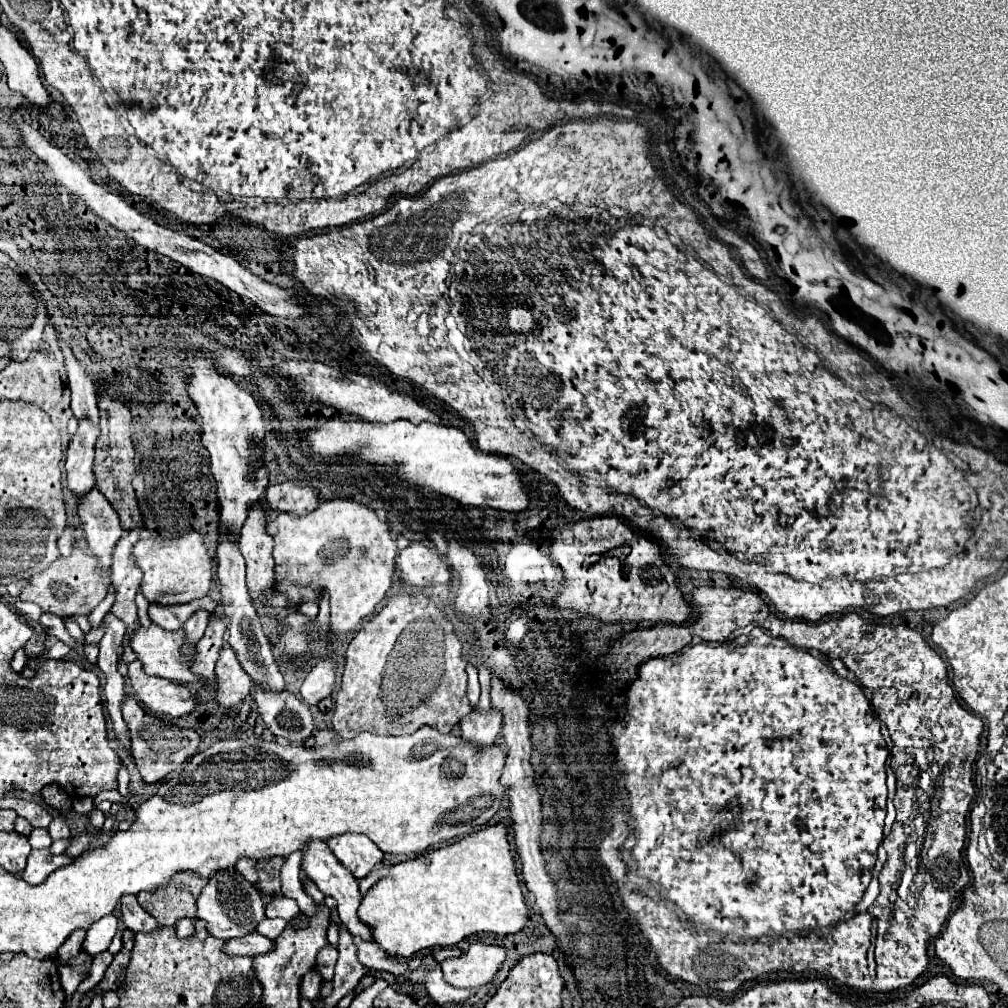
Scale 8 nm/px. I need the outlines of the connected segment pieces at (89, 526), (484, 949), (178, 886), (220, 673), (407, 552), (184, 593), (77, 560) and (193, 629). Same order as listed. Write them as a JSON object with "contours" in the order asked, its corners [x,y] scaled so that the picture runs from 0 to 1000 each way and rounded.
{"contours":[[[[92,483],[78,495],[78,513],[90,549],[100,561],[110,561],[110,547],[122,529],[118,509],[110,503],[104,491]]],[[[469,936],[457,949],[443,951],[438,955],[439,969],[449,979],[467,981],[483,977],[501,953],[501,947],[501,939]]],[[[176,866],[160,882],[138,886],[136,892],[158,918],[172,920],[178,912],[195,910],[195,890],[205,876],[207,872],[193,866]]],[[[227,640],[219,644],[217,656],[213,660],[213,670],[215,670],[215,686],[217,686],[215,695],[219,701],[229,703],[249,688],[251,676],[241,666],[239,658],[235,656],[235,650]]],[[[408,539],[394,551],[396,574],[400,580],[439,580],[447,576],[447,564],[434,547],[426,545],[420,539]]],[[[188,527],[176,535],[140,535],[132,545],[142,566],[140,588],[148,598],[184,600],[205,590],[211,572],[211,555],[197,527]]],[[[74,543],[68,553],[59,553],[43,568],[33,570],[29,578],[21,584],[19,594],[33,596],[45,608],[53,608],[59,612],[88,610],[104,594],[108,582],[110,582],[108,564],[100,564],[100,561],[96,561],[96,555],[90,549]]],[[[199,604],[199,606],[193,606],[193,608],[184,616],[184,620],[182,620],[182,624],[184,624],[184,628],[186,628],[184,640],[182,640],[182,648],[184,648],[184,650],[186,650],[188,644],[201,632],[205,618],[207,618],[207,608],[201,606],[201,604]]]]}

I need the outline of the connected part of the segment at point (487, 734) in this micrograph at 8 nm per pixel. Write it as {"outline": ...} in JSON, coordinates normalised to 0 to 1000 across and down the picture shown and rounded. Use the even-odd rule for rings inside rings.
{"outline":[[[489,701],[481,707],[475,703],[469,703],[455,717],[457,719],[457,731],[475,739],[477,743],[485,741],[491,737],[495,725],[497,725],[497,717],[499,717],[499,711]]]}

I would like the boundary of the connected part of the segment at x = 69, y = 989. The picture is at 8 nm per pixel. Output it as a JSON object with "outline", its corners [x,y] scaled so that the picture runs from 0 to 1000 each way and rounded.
{"outline":[[[61,957],[59,959],[59,969],[61,969],[61,977],[63,977],[64,985],[70,989],[80,975],[80,963],[74,961],[74,959],[68,959],[68,957]]]}

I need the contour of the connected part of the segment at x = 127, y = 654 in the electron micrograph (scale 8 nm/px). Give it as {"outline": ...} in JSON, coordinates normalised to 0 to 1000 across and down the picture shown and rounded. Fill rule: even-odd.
{"outline":[[[127,625],[123,630],[123,634],[122,634],[123,648],[122,650],[120,650],[120,656],[122,656],[122,658],[126,658],[126,660],[128,660],[128,658],[132,658],[132,656],[136,654],[136,650],[132,648],[132,644],[130,644],[130,640],[128,637],[130,630],[131,630],[131,626]]]}

